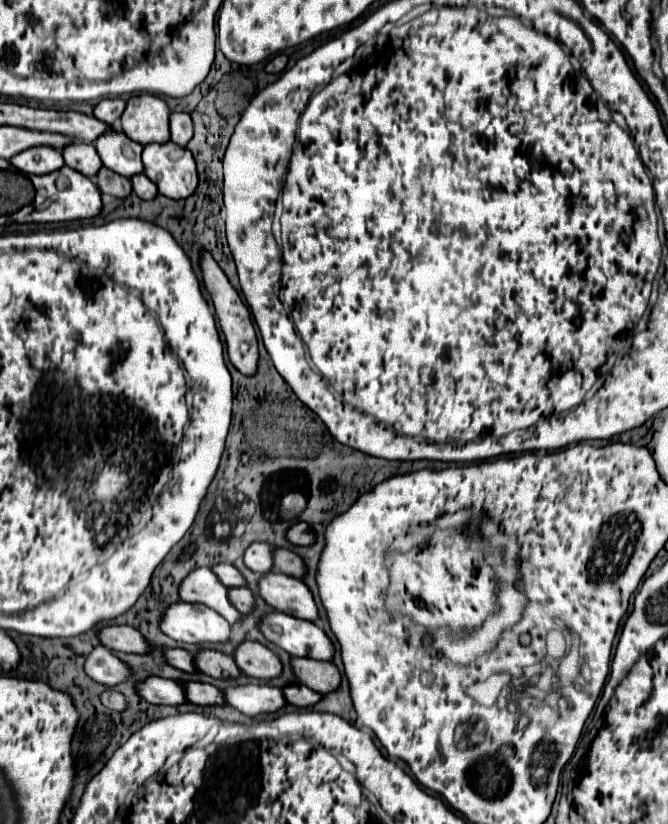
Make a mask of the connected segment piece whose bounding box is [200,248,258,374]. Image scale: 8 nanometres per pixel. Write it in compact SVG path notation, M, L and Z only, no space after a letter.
M204 248L200 250L200 272L202 272L204 288L212 296L212 304L216 308L216 316L218 316L220 328L222 328L222 332L226 336L226 348L228 348L230 362L240 372L248 372L248 374L256 372L256 364L258 364L258 340L256 340L256 332L254 332L254 326L252 326L252 320L250 320L250 310L246 308L246 304L242 302L242 298L234 290L234 286L228 282L226 274L218 266L218 262Z

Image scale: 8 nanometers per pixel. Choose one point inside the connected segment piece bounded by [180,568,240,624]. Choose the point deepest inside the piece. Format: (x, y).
(201, 585)

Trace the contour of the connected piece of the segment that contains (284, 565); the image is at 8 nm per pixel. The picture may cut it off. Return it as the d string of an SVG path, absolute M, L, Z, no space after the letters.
M274 548L274 570L300 578L304 574L304 564L302 564L302 558L296 556L294 552L286 548Z

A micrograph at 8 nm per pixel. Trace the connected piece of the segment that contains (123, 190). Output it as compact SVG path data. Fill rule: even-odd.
M104 166L94 176L94 182L96 182L96 186L98 186L100 192L106 192L106 194L116 196L116 198L126 198L132 192L130 178L120 176L120 174L104 168Z

